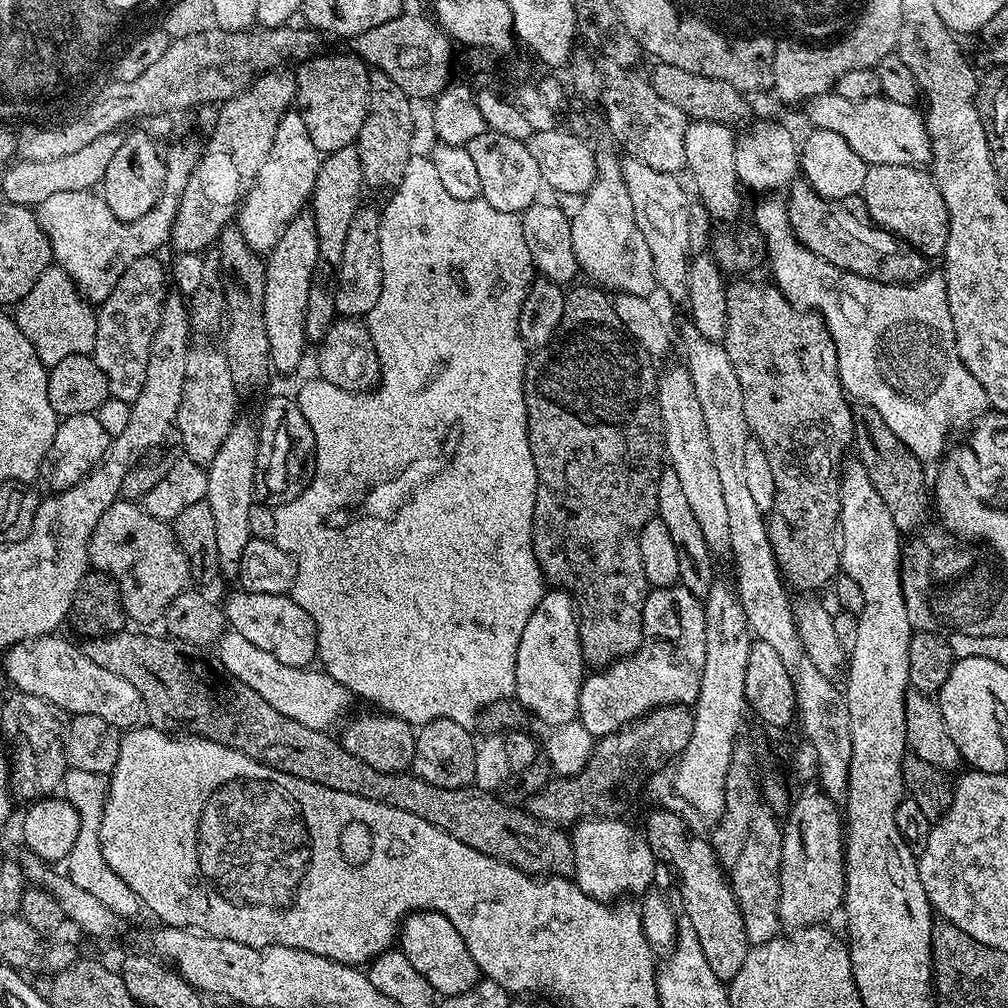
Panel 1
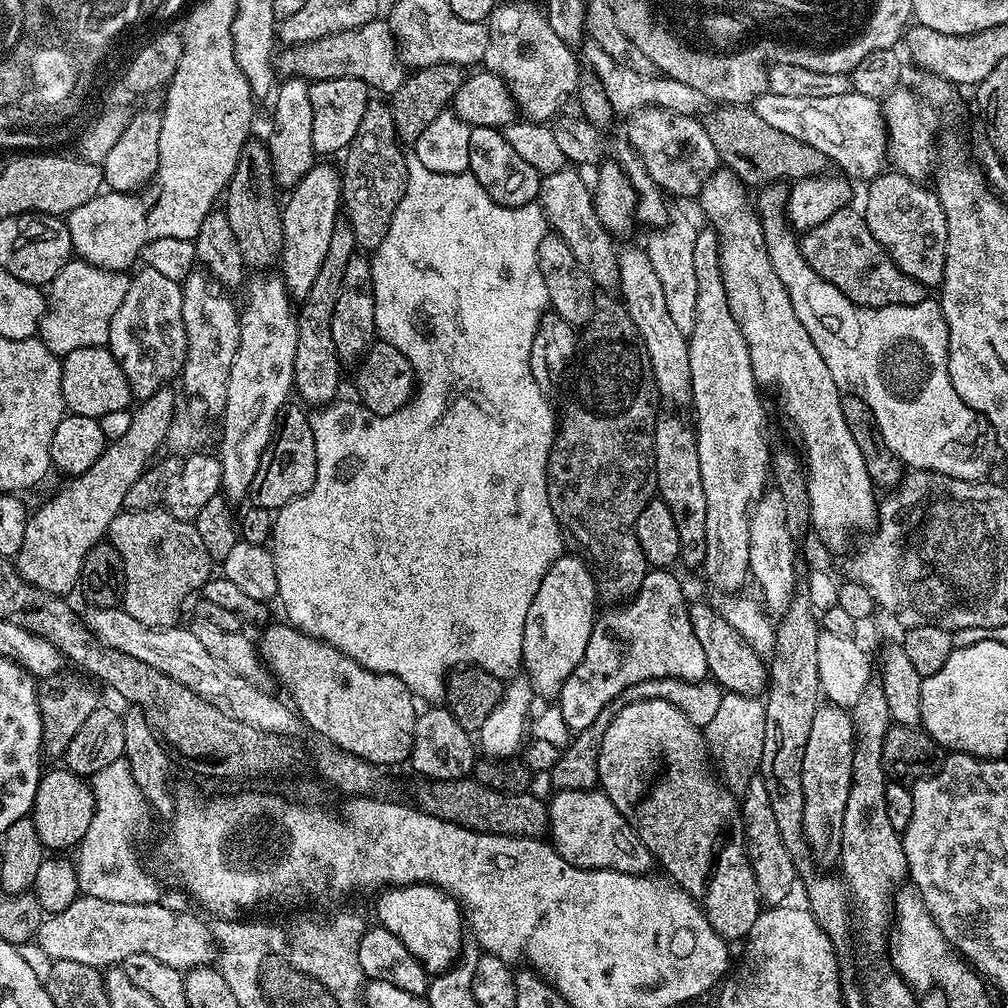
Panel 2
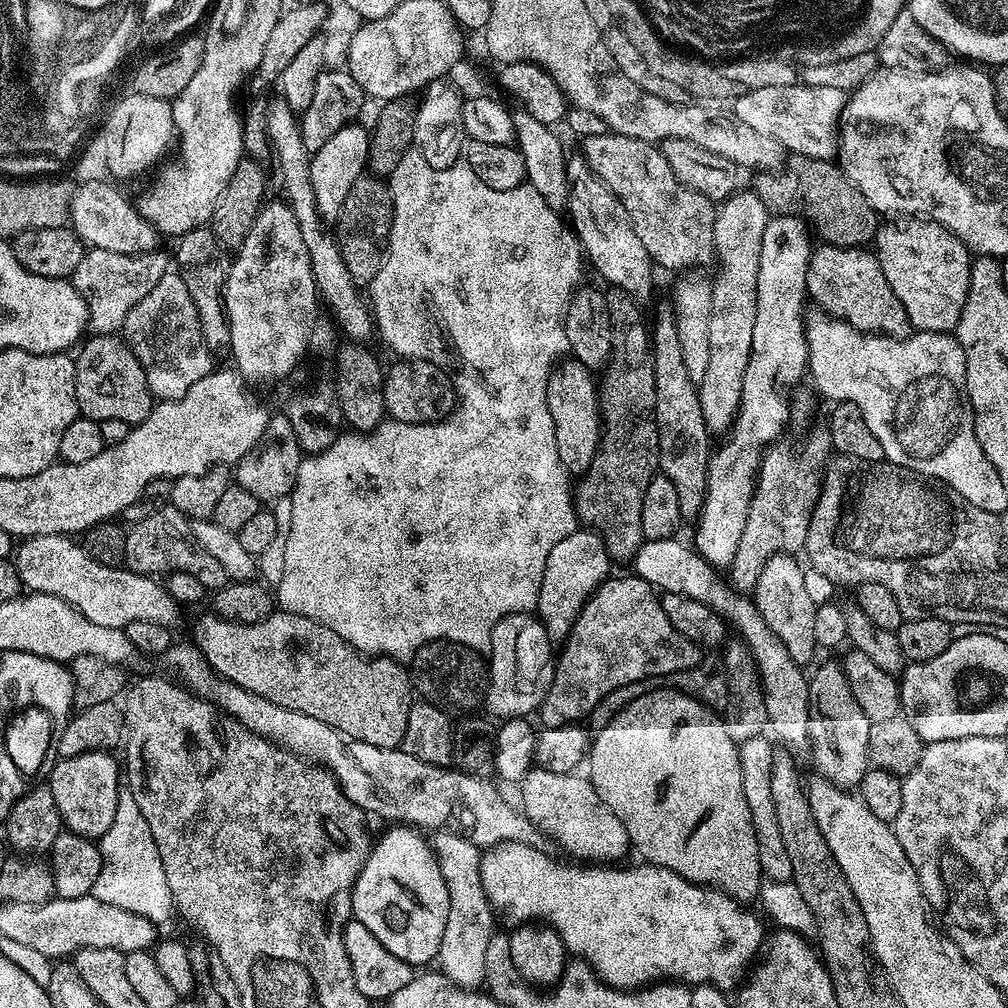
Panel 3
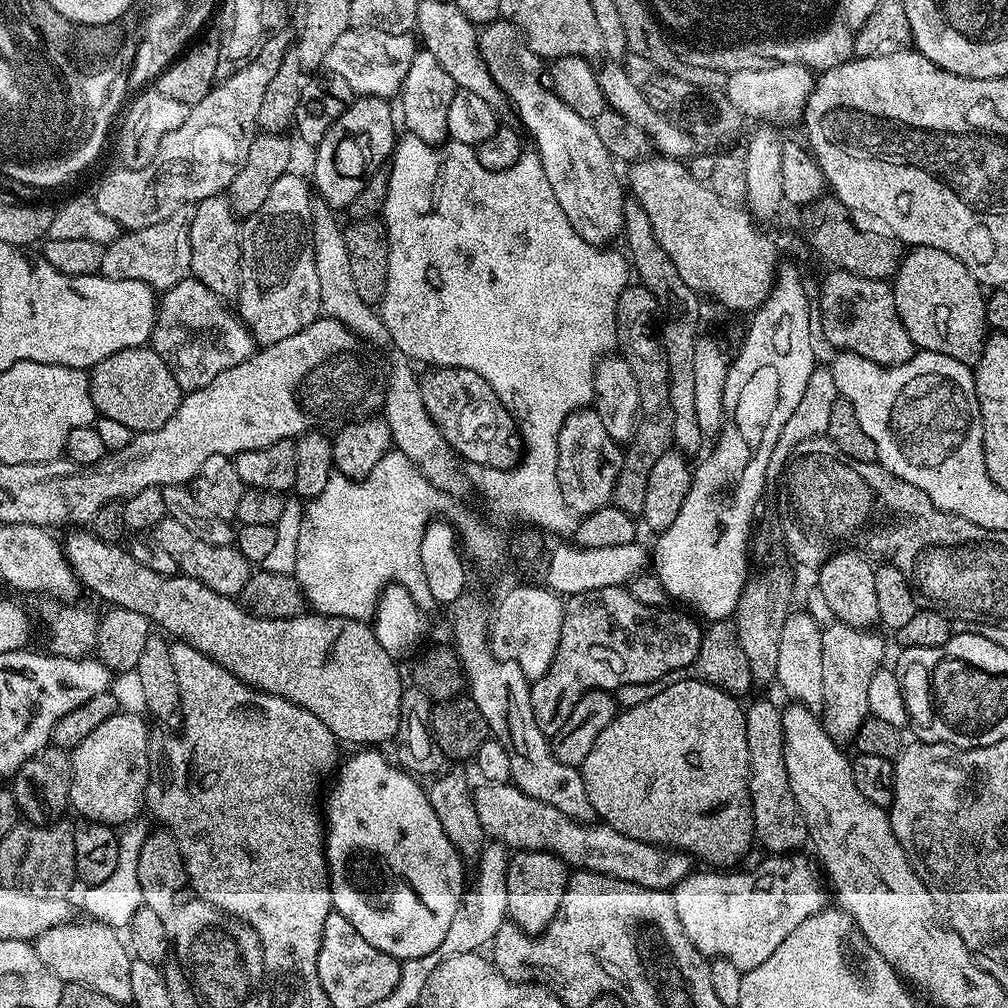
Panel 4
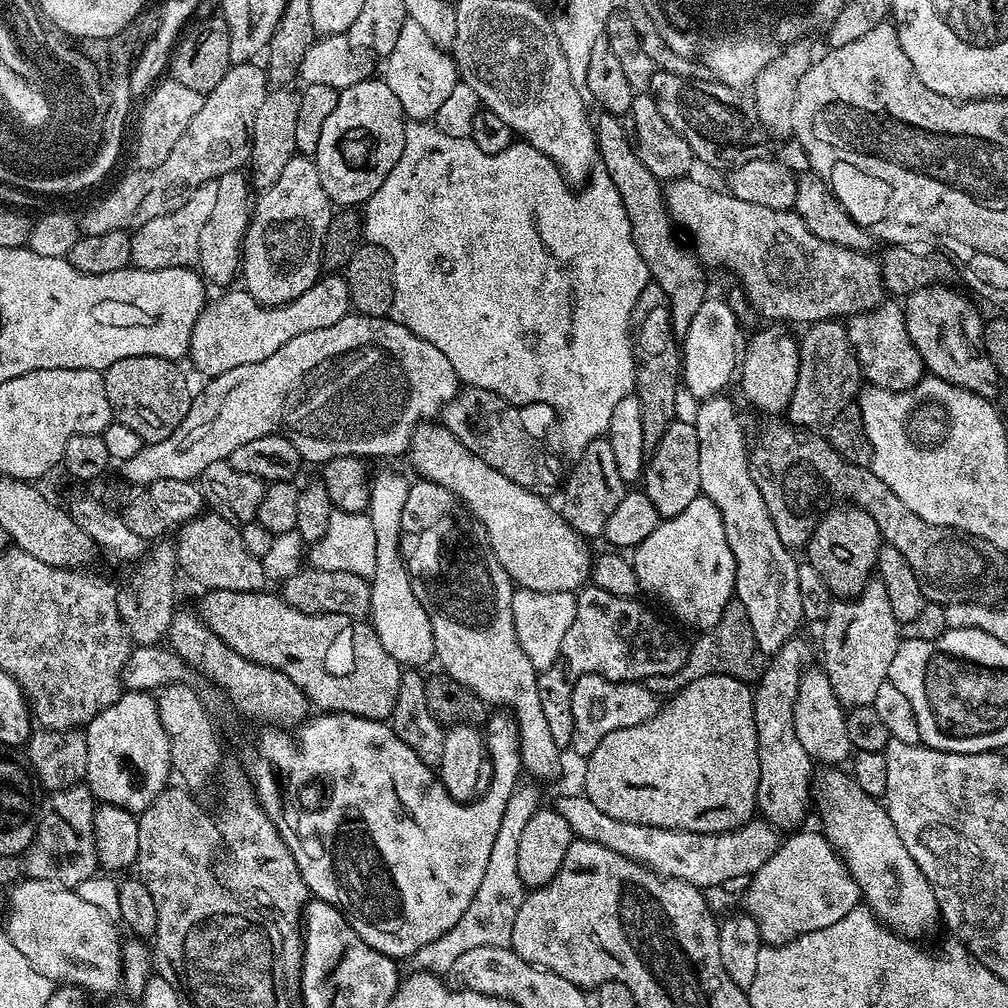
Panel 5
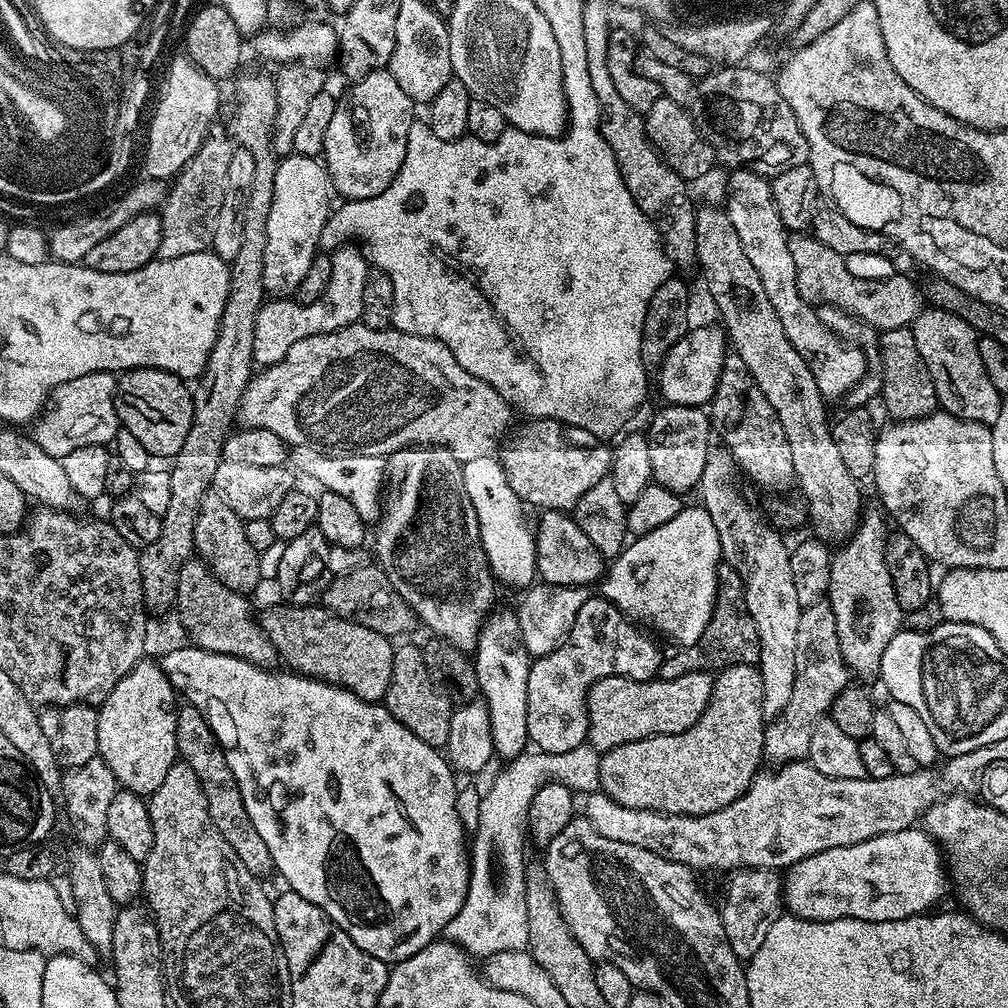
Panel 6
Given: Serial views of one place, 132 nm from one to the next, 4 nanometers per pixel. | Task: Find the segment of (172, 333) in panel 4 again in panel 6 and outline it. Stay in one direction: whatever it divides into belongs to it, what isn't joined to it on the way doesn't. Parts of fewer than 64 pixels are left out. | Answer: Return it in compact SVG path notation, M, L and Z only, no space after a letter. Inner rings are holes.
M352 242L335 249L331 253L331 259L333 270L330 273L330 282L316 302L302 305L297 304L292 298L272 298L260 307L254 330L254 354L257 365L267 366L282 362L286 358L286 350L290 350L294 342L302 342L302 338L310 338L314 334L333 332L360 320L370 261Z

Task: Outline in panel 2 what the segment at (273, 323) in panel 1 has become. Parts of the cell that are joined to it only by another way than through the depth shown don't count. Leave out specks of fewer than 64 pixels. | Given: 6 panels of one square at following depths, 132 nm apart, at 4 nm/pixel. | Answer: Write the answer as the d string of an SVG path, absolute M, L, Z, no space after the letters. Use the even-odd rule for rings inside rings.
M317 162L287 193L280 221L284 245L278 261L279 275L283 276L293 301L302 302L318 278L318 269L326 259L326 250L330 247L330 238L334 235L334 226L342 212L340 185L342 176L331 168L331 163Z

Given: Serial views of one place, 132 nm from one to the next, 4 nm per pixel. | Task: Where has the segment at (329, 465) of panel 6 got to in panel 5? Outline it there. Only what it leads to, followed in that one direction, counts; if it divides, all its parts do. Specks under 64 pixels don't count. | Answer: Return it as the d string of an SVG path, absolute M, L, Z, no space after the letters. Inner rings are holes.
M380 472L377 476L375 473L370 480L366 515L374 526L376 561L374 574L370 578L372 589L368 616L386 654L390 654L390 658L394 658L405 669L420 670L423 669L423 664L433 663L436 647L430 620L422 602L418 602L418 594L414 594L406 557L400 550L400 538L404 534L402 510L406 510L409 487L410 480L400 472Z

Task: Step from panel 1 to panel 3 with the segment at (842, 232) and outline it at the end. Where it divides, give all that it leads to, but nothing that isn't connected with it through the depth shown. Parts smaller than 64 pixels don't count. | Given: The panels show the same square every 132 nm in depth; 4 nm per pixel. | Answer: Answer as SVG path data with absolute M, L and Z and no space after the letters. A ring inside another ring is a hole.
M821 243L813 251L808 263L806 286L811 303L816 303L813 305L819 311L828 313L835 320L841 320L850 326L854 326L859 332L904 338L913 331L902 302L898 302L894 290L890 290L890 282L886 282L886 274L882 274L882 266L876 261L875 255L863 247L843 248L842 246Z

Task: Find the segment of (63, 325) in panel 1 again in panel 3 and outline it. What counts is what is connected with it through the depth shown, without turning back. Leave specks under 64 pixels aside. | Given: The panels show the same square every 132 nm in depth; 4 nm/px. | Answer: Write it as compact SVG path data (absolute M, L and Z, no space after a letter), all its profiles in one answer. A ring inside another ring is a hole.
M88 248L85 251L82 262L78 262L78 270L74 270L71 282L82 294L82 298L88 307L88 323L91 331L96 334L116 334L124 327L126 314L158 282L170 271L170 256L157 250L155 252L139 252L137 256L127 256L126 254L114 254L114 250L98 250Z

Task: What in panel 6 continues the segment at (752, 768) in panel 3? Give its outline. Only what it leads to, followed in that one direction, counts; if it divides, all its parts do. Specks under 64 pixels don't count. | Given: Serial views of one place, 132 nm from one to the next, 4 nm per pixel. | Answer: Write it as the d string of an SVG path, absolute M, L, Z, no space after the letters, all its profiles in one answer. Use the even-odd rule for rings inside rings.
M827 599L814 602L801 611L794 662L794 694L790 694L786 710L782 710L782 714L764 729L764 755L769 761L772 759L771 763L776 766L790 764L794 760L807 760L814 726L818 726L818 722L829 715L836 695L850 684L848 664L842 658L842 646L838 646L834 610L828 605Z

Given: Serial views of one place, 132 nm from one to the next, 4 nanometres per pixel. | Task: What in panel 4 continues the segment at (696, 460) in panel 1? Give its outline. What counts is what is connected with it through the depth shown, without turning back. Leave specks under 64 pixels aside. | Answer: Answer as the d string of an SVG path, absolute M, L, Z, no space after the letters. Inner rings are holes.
M503 18L493 20L492 23L485 24L479 29L478 43L480 57L486 62L496 85L503 90L507 103L516 107L516 116L521 124L519 127L536 139L535 155L540 157L542 170L546 170L546 182L550 182L550 190L554 190L554 198L558 198L562 214L570 218L570 226L574 226L574 230L578 230L578 234L586 242L597 246L611 245L608 243L615 236L617 239L624 231L626 188L621 177L620 180L616 177L617 165L606 147L602 146L593 121L582 118L582 114L574 114L574 110L566 106L566 102L562 102L558 94L552 91L546 83L545 61L538 54L534 54L534 50L530 50L516 25Z

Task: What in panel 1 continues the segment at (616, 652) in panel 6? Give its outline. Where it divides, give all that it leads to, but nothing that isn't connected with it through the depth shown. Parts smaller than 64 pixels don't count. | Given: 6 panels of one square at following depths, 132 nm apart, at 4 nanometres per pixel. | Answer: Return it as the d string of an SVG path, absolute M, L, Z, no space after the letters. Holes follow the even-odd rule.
M652 588L642 610L644 637L640 649L631 656L585 675L578 698L578 719L593 738L611 736L627 726L668 704L695 705L702 686L702 670L706 666L706 618L701 597L681 588Z

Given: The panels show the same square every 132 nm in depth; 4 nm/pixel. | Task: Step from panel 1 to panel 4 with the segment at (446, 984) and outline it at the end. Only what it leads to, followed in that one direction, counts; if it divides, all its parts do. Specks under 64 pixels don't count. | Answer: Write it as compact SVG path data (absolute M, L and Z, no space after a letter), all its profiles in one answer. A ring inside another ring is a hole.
M356 750L348 761L345 759L339 765L338 771L335 773L334 781L336 785L332 788L332 793L328 796L328 816L326 812L326 839L324 841L324 854L328 857L328 889L332 891L332 906L335 911L342 914L342 918L346 918L346 922L350 922L350 926L354 926L354 930L358 930L358 934L362 934L362 938L366 938L366 942L370 942L370 946L378 946L378 950L382 950L386 954L390 954L396 960L401 962L409 960L410 958L422 958L422 954L430 954L430 950L438 950L438 946L442 946L442 938L446 938L446 930L450 930L450 922L454 922L454 918L462 909L460 899L465 899L466 888L464 892L464 864L466 864L465 857L461 856L460 851L456 849L450 842L450 838L446 838L446 830L442 830L442 822L438 822L438 814L434 810L434 806L430 806L430 798L426 791L425 785L413 773L404 771L403 768L397 766L391 759L388 760L383 756L383 751L380 750Z

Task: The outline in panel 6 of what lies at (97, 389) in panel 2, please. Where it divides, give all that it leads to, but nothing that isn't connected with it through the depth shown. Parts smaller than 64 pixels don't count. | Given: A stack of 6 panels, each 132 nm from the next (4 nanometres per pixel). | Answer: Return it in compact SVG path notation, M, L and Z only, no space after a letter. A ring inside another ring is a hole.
M132 368L116 381L116 413L121 428L134 434L152 458L158 456L174 458L178 450L182 450L182 442L186 442L186 434L190 434L190 422L194 418L192 388L179 376L170 374L164 368Z

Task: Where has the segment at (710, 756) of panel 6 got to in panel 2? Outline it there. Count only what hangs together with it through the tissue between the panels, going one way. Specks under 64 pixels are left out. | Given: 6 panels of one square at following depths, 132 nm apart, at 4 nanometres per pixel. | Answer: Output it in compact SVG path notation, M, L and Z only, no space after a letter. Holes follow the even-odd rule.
M639 700L628 704L614 722L610 722L602 738L598 784L610 802L618 806L626 822L630 822L638 838L642 838L653 861L665 868L663 871L673 884L696 900L718 935L729 942L743 941L761 914L762 901L756 890L754 870L748 861L748 850L744 847L741 805L714 775L702 729L690 722L676 704L661 700Z

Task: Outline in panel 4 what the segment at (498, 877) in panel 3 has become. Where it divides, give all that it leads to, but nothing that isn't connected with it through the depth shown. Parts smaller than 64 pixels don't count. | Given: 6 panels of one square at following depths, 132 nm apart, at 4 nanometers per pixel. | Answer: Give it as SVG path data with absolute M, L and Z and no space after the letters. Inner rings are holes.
M804 854L769 855L767 857L768 861L761 866L760 872L736 872L740 870L704 870L708 872L700 872L700 870L693 871L692 875L686 877L682 883L677 884L672 892L674 906L678 910L678 918L686 930L686 936L690 938L690 942L694 942L696 949L704 956L709 958L719 958L722 960L731 960L732 965L739 968L741 973L754 970L754 966L762 966L762 962L766 962L766 958L770 958L770 954L774 954L774 950L778 950L778 946L782 946L782 942L786 942L786 938L790 938L790 934L794 934L794 930L798 930L798 926L802 926L802 922L806 922L806 918L810 918L819 912L823 912L826 905L829 903L830 892L826 887L825 881L822 879L821 873L818 871L817 865L815 863L812 865L806 857L800 855Z

